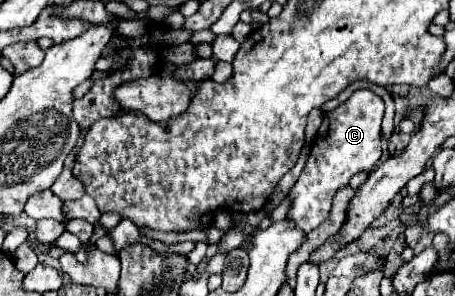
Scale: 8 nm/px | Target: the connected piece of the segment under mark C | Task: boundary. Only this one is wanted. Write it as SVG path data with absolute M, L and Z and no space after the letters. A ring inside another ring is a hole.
M368 89L354 91L348 101L340 103L334 111L324 115L322 125L314 137L306 167L296 187L288 195L292 199L292 209L288 217L294 219L302 231L312 231L322 221L326 221L334 193L340 187L348 185L352 175L360 171L372 171L372 167L378 163L382 155L382 137L380 137L382 117L384 117L384 101Z

